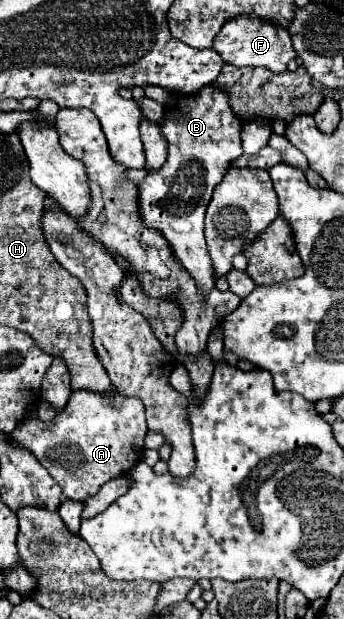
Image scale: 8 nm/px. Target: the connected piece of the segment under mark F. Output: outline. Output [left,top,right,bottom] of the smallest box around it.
[213,16,297,72]

